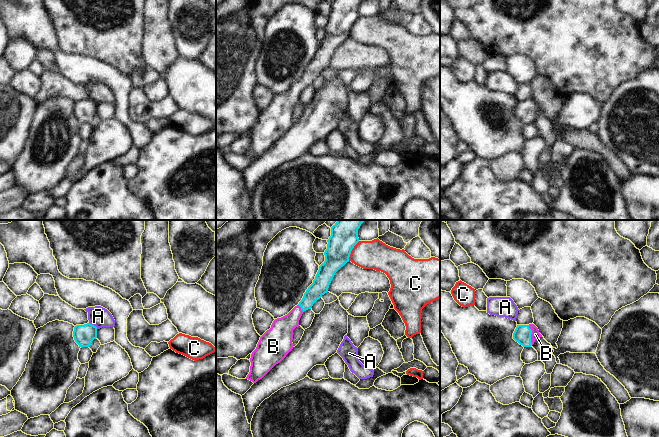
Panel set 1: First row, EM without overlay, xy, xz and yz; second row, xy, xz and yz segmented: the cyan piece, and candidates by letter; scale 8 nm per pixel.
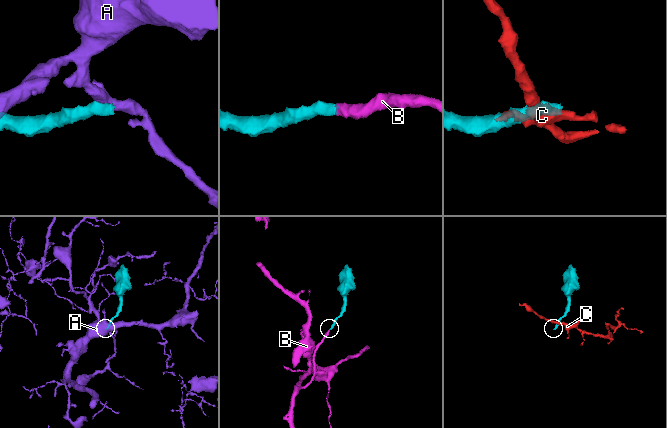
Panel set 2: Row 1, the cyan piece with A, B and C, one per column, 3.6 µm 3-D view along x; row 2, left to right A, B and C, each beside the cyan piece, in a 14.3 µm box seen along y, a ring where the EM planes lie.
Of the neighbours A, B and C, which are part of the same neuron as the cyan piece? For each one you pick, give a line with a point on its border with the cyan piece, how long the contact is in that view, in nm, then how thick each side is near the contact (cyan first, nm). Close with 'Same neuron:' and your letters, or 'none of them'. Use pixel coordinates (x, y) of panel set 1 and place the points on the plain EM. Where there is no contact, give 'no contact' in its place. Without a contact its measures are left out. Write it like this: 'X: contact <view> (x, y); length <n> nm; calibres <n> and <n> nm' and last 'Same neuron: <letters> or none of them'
B: contact yz (530, 111); length 160 nm; calibres 140 and 70 nm
Same neuron: B

